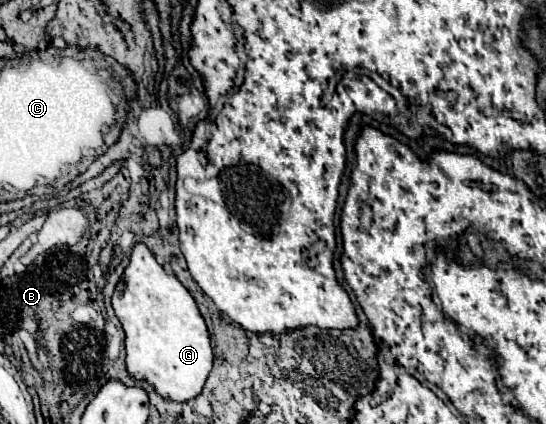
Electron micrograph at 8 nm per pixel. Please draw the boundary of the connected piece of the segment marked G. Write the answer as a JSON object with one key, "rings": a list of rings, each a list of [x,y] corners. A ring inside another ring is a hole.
{"rings":[[[144,242],[132,248],[130,264],[112,294],[112,306],[126,332],[128,372],[138,380],[150,380],[156,392],[170,400],[186,402],[198,396],[214,360],[208,326],[188,288],[158,264]]]}

